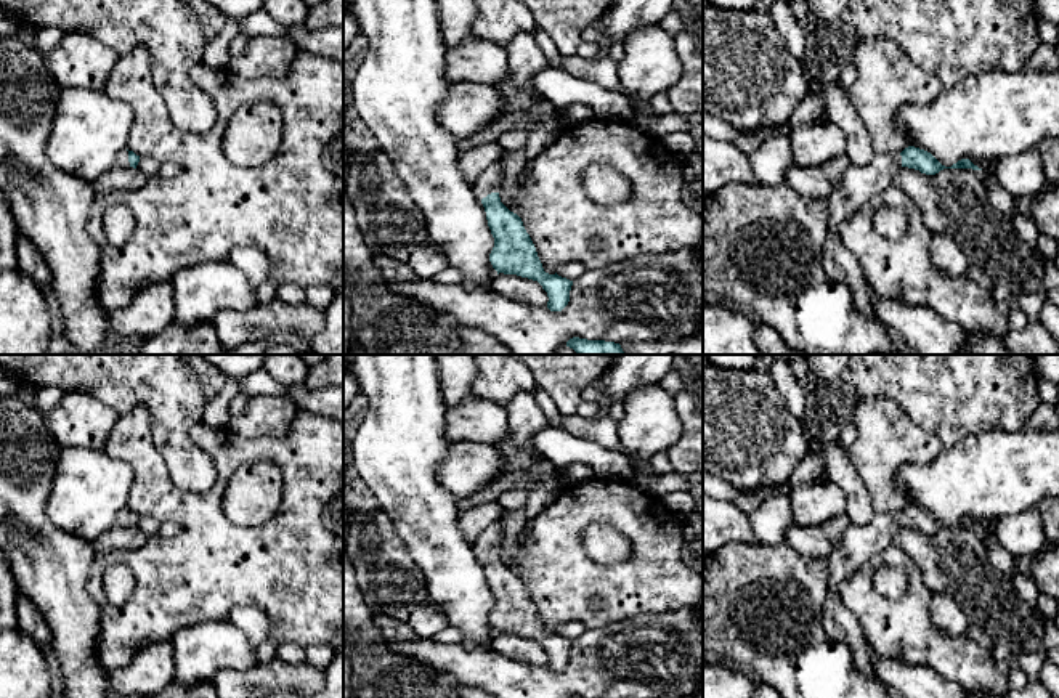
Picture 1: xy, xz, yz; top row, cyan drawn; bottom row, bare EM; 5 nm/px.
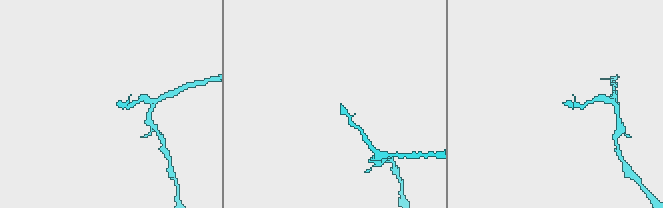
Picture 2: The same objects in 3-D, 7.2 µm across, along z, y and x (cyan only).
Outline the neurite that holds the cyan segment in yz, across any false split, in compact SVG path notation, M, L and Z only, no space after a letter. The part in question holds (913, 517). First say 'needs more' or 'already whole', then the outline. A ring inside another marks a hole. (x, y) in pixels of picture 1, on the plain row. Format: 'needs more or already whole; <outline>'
needs more; M908 505L897 513L879 513L866 525L850 523L828 558L830 590L838 594L839 586L852 573L892 544L894 533L902 526L915 528L926 534L935 534L943 528L982 530L969 518L961 518L951 526L945 526L931 512L915 505Z

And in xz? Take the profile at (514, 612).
needs more; M502 520L486 526L473 544L477 557L481 560L488 586L494 597L489 613L493 627L504 634L517 634L538 640L547 651L547 668L562 671L570 661L573 640L544 631L536 607L526 592L521 578L510 571L499 557L504 539Z

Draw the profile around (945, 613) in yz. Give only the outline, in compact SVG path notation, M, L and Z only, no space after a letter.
M947 594L932 595L931 621L939 631L950 637L966 634L971 626L960 603Z

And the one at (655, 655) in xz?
M696 608L586 629L562 671L433 639L387 645L496 698L687 698L703 685L703 611Z

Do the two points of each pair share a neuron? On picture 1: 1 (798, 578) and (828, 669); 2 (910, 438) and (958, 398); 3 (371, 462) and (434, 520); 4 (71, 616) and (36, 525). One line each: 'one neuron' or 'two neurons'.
1: one neuron
2: two neurons
3: one neuron
4: one neuron

